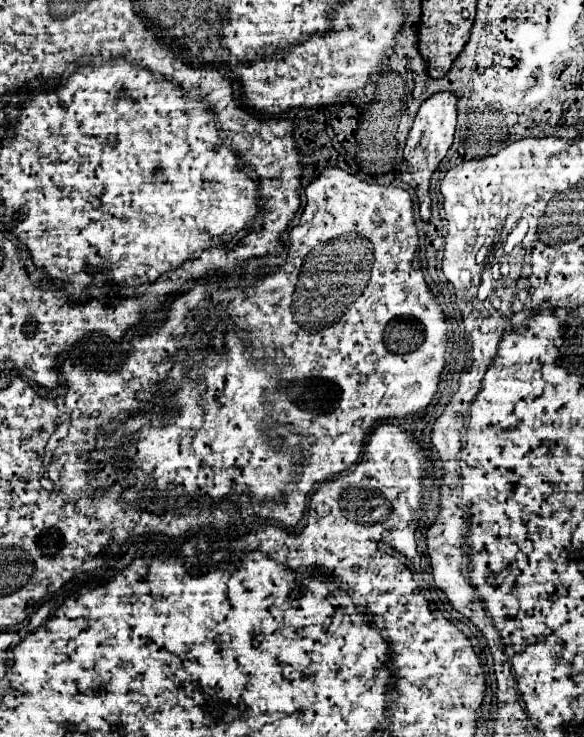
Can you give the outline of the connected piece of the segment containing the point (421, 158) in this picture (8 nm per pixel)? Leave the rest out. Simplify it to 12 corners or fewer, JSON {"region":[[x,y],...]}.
{"region":[[458,96],[422,102],[400,178],[430,220],[428,184],[454,140]]}

